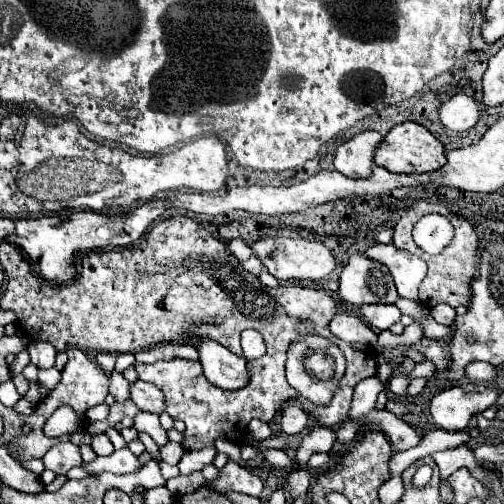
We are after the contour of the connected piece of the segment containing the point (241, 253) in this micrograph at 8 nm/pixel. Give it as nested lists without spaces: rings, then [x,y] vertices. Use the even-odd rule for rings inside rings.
[[[237,238],[237,240],[231,240],[231,242],[227,244],[227,250],[229,250],[229,252],[231,252],[239,262],[249,260],[249,258],[251,258],[251,254],[253,254],[253,252],[251,252],[251,248],[249,248],[243,240],[239,240],[239,238]]]

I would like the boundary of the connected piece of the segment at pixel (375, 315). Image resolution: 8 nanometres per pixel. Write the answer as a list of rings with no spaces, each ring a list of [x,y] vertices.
[[[369,304],[361,308],[365,322],[377,330],[387,330],[391,324],[399,322],[401,312],[393,304]]]

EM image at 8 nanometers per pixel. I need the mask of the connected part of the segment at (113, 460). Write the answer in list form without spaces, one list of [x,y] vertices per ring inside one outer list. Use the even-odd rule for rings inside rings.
[[[121,448],[121,450],[115,450],[111,456],[107,458],[101,458],[97,456],[95,460],[91,462],[83,462],[81,464],[87,472],[113,472],[113,474],[133,474],[137,470],[141,470],[141,464],[139,464],[139,458],[129,450],[129,448]]]

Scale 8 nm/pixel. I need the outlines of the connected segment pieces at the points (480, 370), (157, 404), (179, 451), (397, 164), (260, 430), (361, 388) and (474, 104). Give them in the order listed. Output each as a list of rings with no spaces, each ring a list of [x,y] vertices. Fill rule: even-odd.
[[[471,362],[465,366],[465,378],[471,382],[495,382],[499,378],[495,366],[485,362]]]
[[[137,380],[135,384],[131,384],[131,400],[137,404],[139,410],[145,410],[145,412],[161,414],[165,410],[163,392],[155,384],[149,384],[149,382]]]
[[[167,442],[163,448],[161,448],[161,458],[169,464],[177,464],[183,456],[183,446],[179,442]]]
[[[403,122],[395,126],[379,144],[375,152],[375,164],[397,172],[397,174],[407,174],[407,172],[431,172],[437,170],[445,164],[443,156],[443,144],[421,124],[415,122]]]
[[[253,418],[253,420],[249,422],[249,432],[251,432],[255,438],[259,438],[259,440],[267,440],[267,438],[273,434],[271,428],[269,428],[269,424],[265,424],[265,422],[257,420],[257,418]]]
[[[377,376],[373,378],[365,378],[355,386],[353,392],[353,400],[351,400],[351,408],[349,408],[349,418],[359,424],[361,418],[365,418],[371,410],[375,410],[375,402],[377,402],[377,394],[383,390],[385,386],[379,382]]]
[[[455,94],[439,108],[439,118],[445,128],[463,132],[473,128],[481,118],[481,104],[469,94]]]

